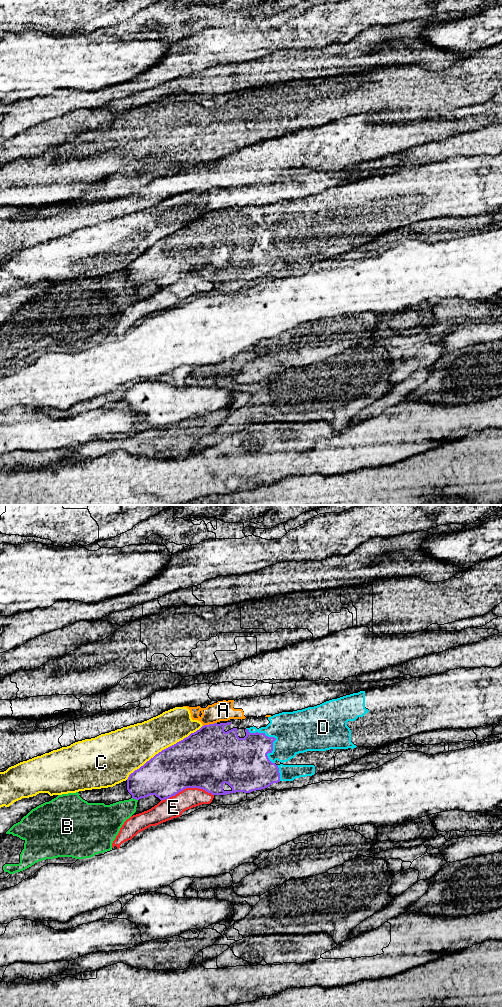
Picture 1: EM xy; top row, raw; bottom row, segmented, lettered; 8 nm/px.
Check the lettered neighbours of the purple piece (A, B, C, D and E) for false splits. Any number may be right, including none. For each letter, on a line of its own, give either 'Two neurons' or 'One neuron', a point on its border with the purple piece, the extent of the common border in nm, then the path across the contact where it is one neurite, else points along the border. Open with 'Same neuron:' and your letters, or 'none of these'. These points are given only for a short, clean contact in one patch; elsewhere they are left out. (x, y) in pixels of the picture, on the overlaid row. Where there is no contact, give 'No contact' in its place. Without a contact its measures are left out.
Same neuron: D
A: Two neurons. Touches purple at xy (209, 724). Shared border 120 nm. Boundary: xy (216, 722), (203, 726)
B: Two neurons. Touches purple at xy (135, 798). Shared border 50 nm
C: Two neurons. Touches purple at xy (164, 749). Shared border 750 nm
D: One neuron. Touches purple at xy (274, 738). Shared border 360 nm
E: Two neurons. Touches purple at xy (187, 787). Shared border 420 nm

